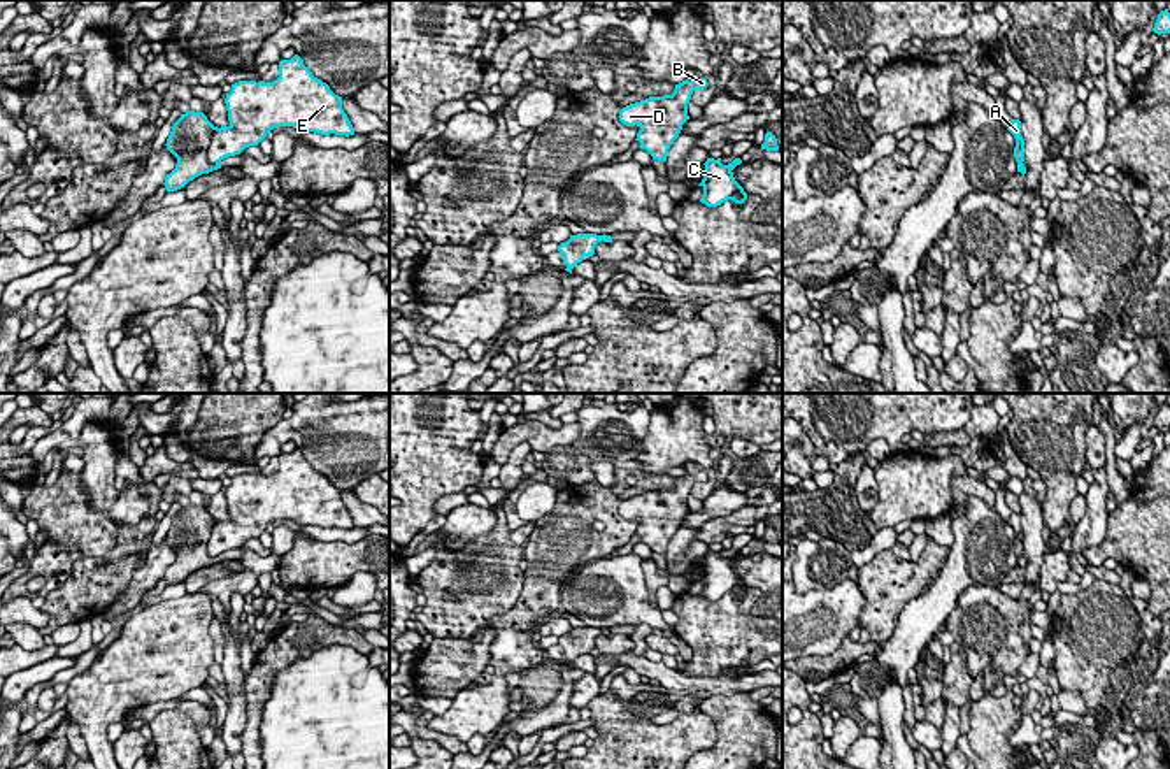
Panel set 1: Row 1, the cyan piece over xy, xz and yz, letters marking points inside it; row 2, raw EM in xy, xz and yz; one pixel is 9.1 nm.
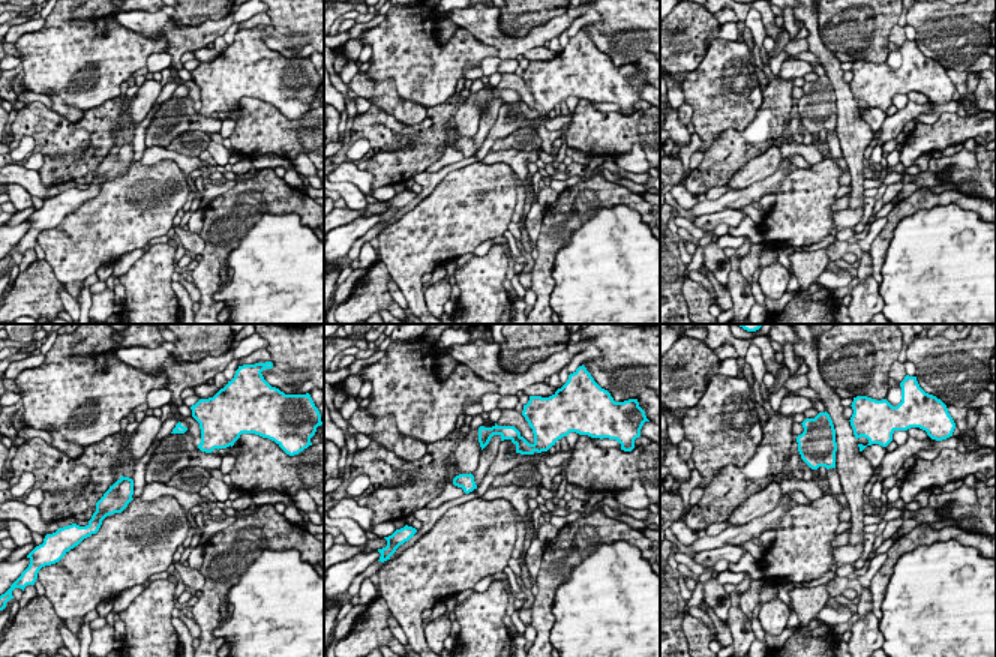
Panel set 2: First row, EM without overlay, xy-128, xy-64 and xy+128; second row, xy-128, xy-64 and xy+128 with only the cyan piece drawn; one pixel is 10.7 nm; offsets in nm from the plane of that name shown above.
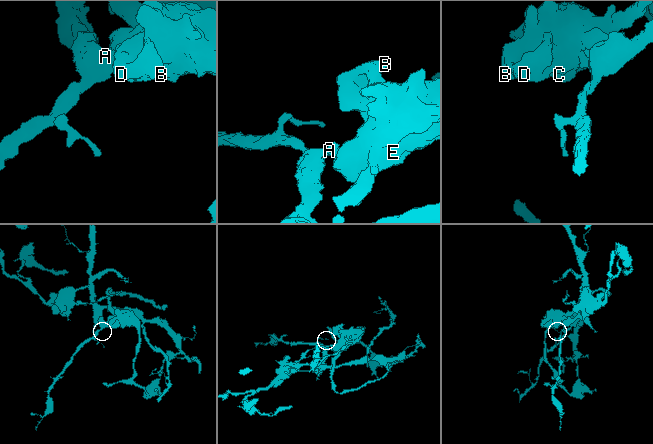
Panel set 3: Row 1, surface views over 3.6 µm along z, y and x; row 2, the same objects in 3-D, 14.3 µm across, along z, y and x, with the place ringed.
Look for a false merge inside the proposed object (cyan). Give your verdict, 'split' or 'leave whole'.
split

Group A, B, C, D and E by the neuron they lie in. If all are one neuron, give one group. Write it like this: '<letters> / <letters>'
A / B C D E

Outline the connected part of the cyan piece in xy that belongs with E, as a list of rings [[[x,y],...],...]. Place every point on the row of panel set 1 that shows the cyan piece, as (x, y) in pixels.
[[[298,54],[279,61],[279,77],[272,83],[232,84],[225,104],[230,125],[214,130],[205,151],[209,163],[219,163],[249,146],[258,146],[277,126],[293,126],[300,133],[354,135],[342,109],[342,97],[314,77]]]

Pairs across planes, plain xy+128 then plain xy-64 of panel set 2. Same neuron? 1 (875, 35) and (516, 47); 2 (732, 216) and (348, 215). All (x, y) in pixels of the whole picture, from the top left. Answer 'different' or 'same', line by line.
1: different
2: different

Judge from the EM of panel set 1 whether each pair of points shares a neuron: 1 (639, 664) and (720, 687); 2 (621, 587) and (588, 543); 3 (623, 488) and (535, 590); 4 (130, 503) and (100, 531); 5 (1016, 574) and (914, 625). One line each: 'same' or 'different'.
1: same
2: different
3: same
4: different
5: different

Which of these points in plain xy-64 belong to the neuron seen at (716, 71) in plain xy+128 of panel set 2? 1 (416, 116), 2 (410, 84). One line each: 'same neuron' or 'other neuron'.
1: same neuron
2: other neuron

